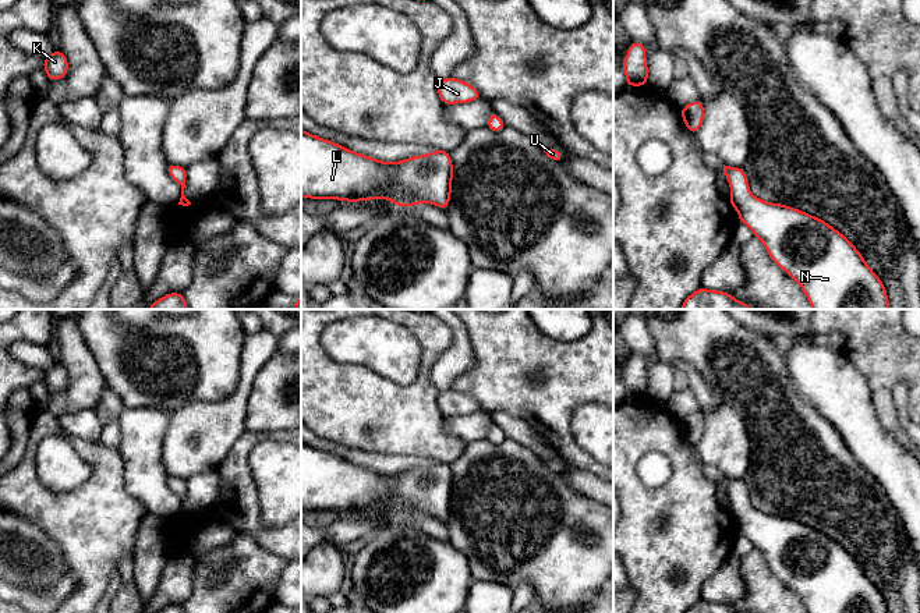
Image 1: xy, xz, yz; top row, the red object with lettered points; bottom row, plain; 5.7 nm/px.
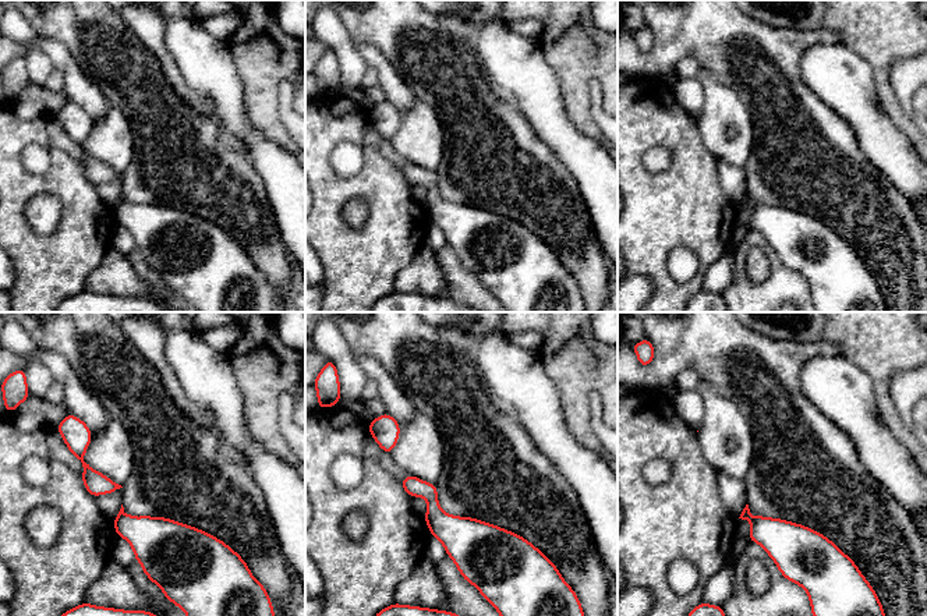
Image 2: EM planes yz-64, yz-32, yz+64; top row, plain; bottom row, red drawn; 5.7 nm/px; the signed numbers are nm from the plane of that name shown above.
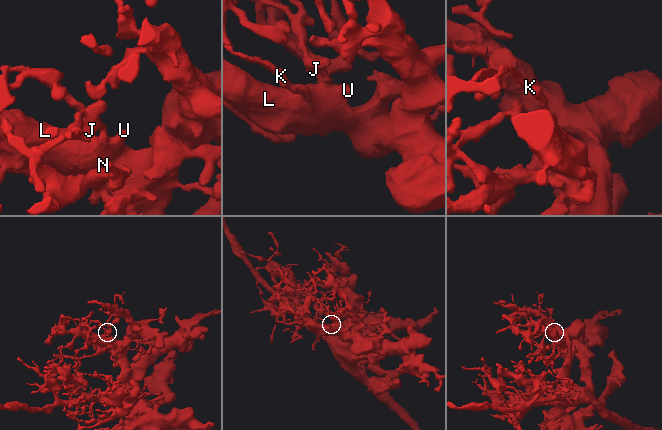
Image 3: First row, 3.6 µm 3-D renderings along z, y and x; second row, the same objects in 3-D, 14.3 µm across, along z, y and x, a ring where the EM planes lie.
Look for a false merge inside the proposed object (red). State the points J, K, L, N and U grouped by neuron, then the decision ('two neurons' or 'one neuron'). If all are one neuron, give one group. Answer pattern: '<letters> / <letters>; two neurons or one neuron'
J K L N U; one neuron

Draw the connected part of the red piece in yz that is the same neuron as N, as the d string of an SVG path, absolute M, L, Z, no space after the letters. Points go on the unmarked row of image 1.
M723 476L723 486L730 497L729 517L736 521L739 534L746 536L753 548L762 554L772 574L802 599L808 613L888 613L888 606L881 591L842 545L829 538L825 532L803 522L756 510L750 504L747 488L742 479Z

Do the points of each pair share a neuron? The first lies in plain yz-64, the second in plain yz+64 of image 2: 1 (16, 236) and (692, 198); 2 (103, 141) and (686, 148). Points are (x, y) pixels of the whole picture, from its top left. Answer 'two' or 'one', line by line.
1: one
2: two

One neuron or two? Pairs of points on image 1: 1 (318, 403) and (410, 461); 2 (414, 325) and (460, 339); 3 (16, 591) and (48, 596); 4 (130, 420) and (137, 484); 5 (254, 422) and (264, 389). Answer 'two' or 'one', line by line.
1: two
2: two
3: one
4: one
5: one

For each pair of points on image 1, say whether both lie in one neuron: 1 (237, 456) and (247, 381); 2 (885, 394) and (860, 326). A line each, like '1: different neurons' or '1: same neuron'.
1: different neurons
2: same neuron

